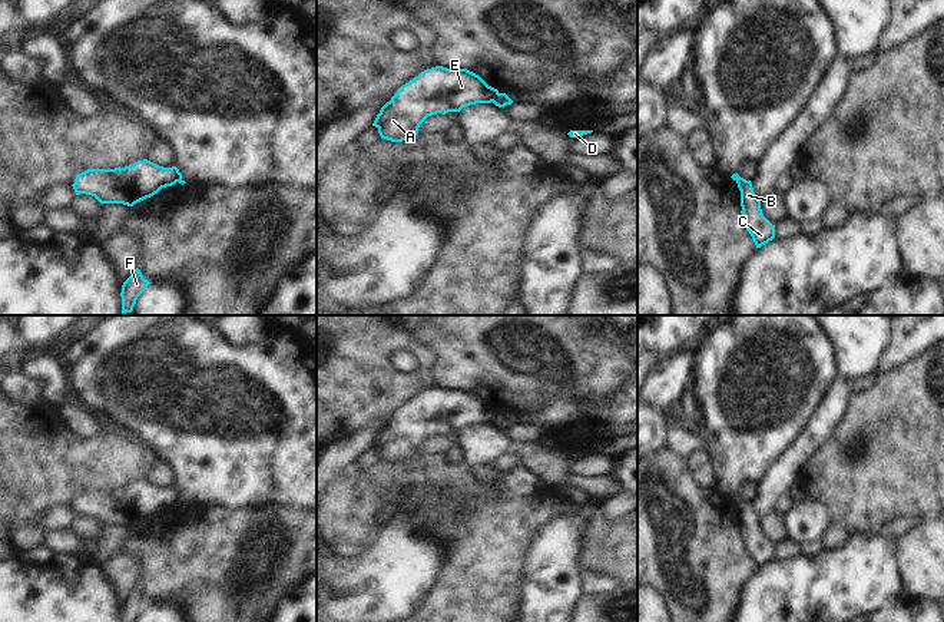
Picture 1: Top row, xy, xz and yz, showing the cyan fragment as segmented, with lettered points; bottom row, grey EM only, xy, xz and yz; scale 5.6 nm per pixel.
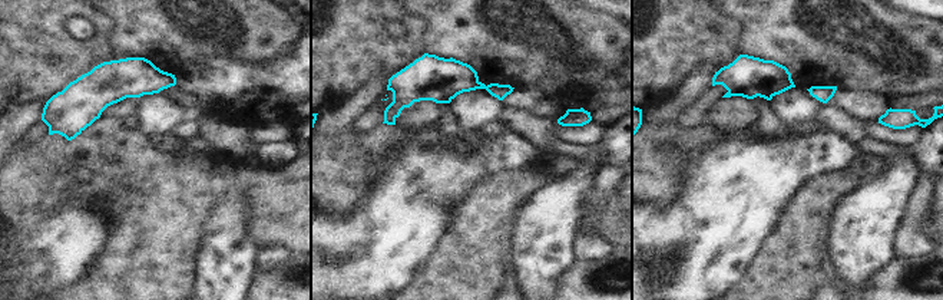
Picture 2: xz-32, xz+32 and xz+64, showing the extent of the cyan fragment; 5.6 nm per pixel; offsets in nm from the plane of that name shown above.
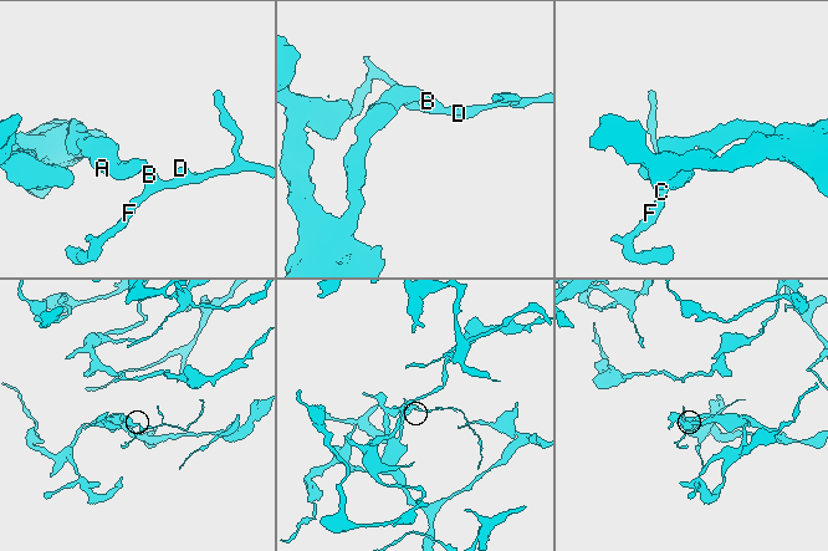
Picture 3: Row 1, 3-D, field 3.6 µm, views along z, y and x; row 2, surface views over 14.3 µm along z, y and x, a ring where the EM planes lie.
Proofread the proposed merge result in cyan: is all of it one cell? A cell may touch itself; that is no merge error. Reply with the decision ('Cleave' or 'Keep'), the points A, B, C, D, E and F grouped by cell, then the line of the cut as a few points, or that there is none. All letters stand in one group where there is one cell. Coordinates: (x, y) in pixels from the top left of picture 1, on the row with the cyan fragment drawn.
Cleave. Groups: A E / B C D F. Split along xz (500, 93), (492, 101).

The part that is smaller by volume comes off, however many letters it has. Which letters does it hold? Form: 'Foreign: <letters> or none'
Foreign: B, C, D, F

